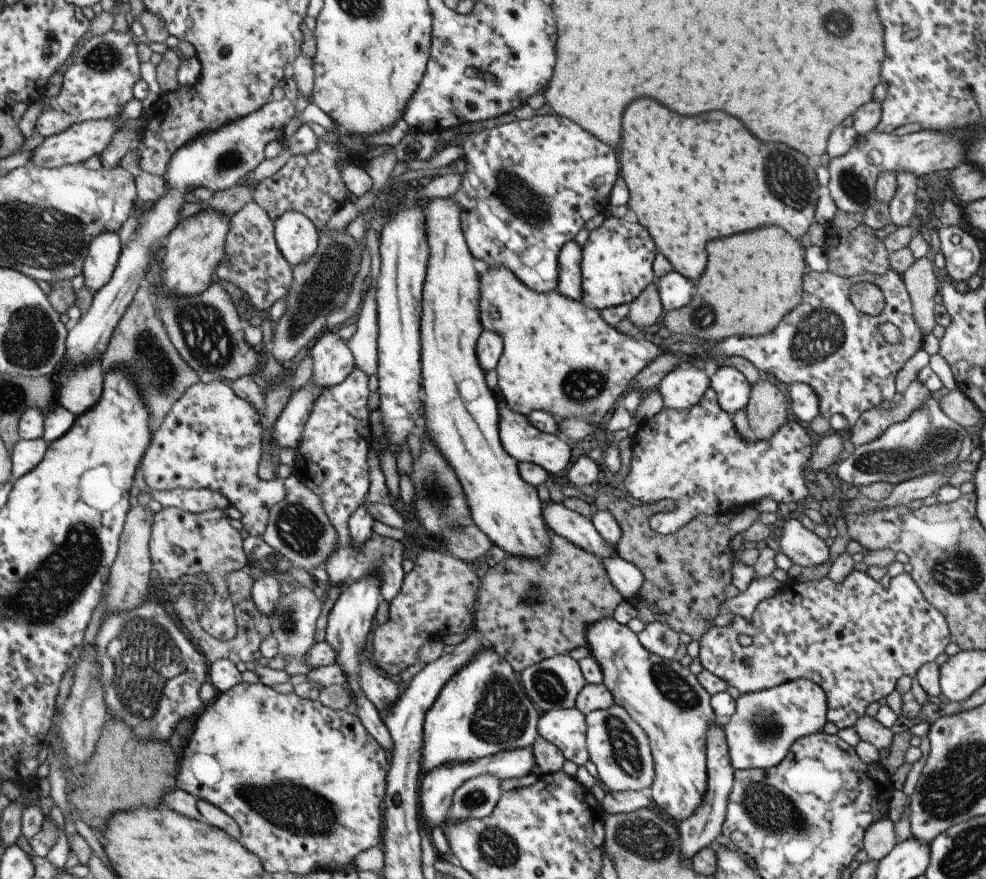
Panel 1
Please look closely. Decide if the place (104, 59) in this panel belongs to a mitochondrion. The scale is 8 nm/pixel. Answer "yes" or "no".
yes

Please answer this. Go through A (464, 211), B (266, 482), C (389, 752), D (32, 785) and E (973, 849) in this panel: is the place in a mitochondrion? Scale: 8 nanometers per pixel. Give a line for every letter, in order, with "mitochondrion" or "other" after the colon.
A: other
B: other
C: other
D: other
E: mitochondrion

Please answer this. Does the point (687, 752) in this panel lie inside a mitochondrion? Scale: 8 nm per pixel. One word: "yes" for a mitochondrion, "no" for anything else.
no

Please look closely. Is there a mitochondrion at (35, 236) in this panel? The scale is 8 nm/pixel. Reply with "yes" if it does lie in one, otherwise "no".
yes

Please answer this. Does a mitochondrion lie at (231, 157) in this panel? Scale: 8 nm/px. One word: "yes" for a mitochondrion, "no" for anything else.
yes

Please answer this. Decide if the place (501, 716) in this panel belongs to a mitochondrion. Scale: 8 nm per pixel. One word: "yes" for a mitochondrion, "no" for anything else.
yes

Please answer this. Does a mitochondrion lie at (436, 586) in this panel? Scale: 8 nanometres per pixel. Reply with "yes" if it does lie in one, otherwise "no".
no

